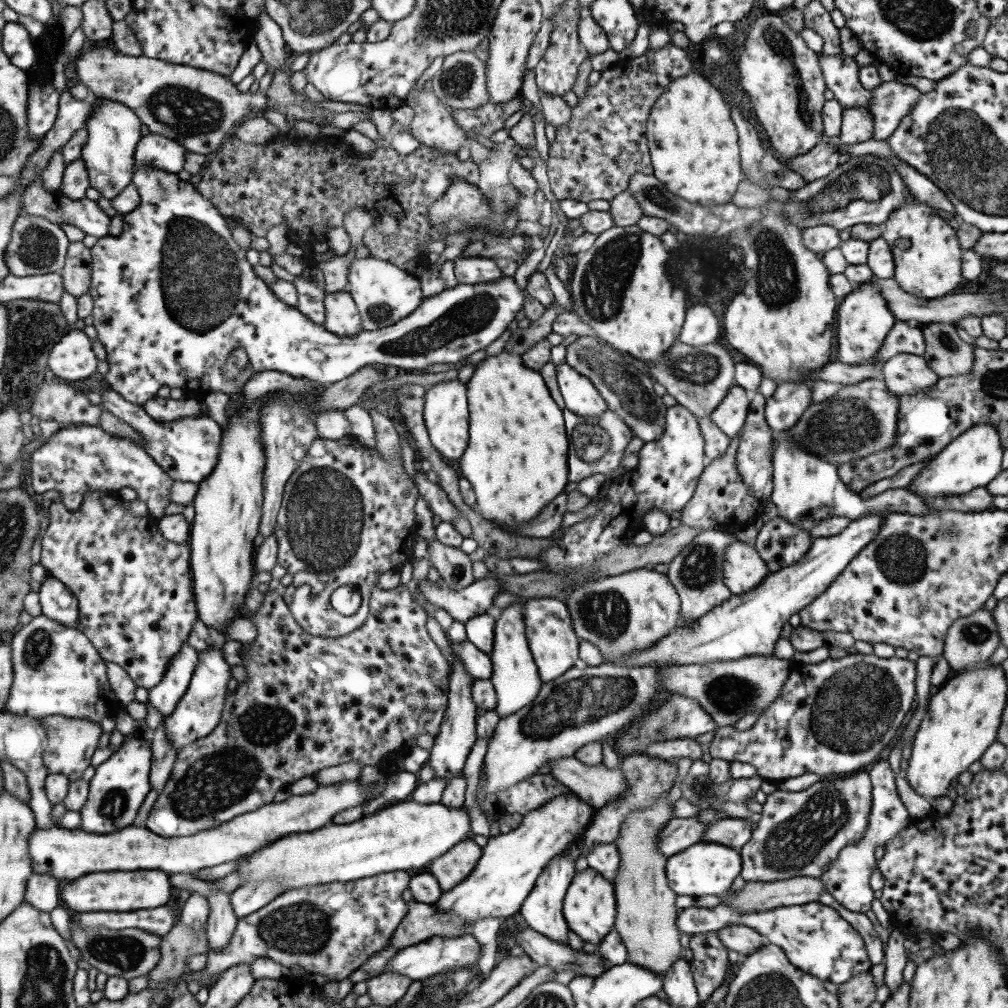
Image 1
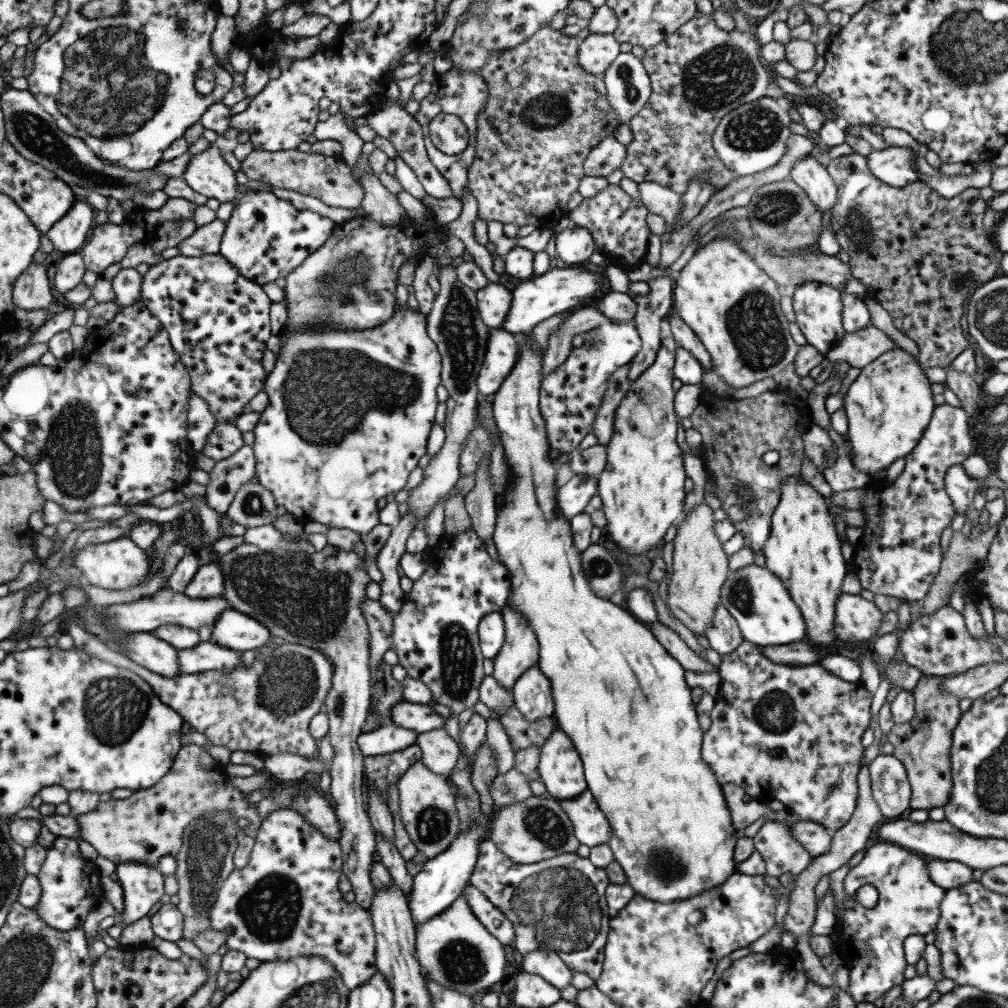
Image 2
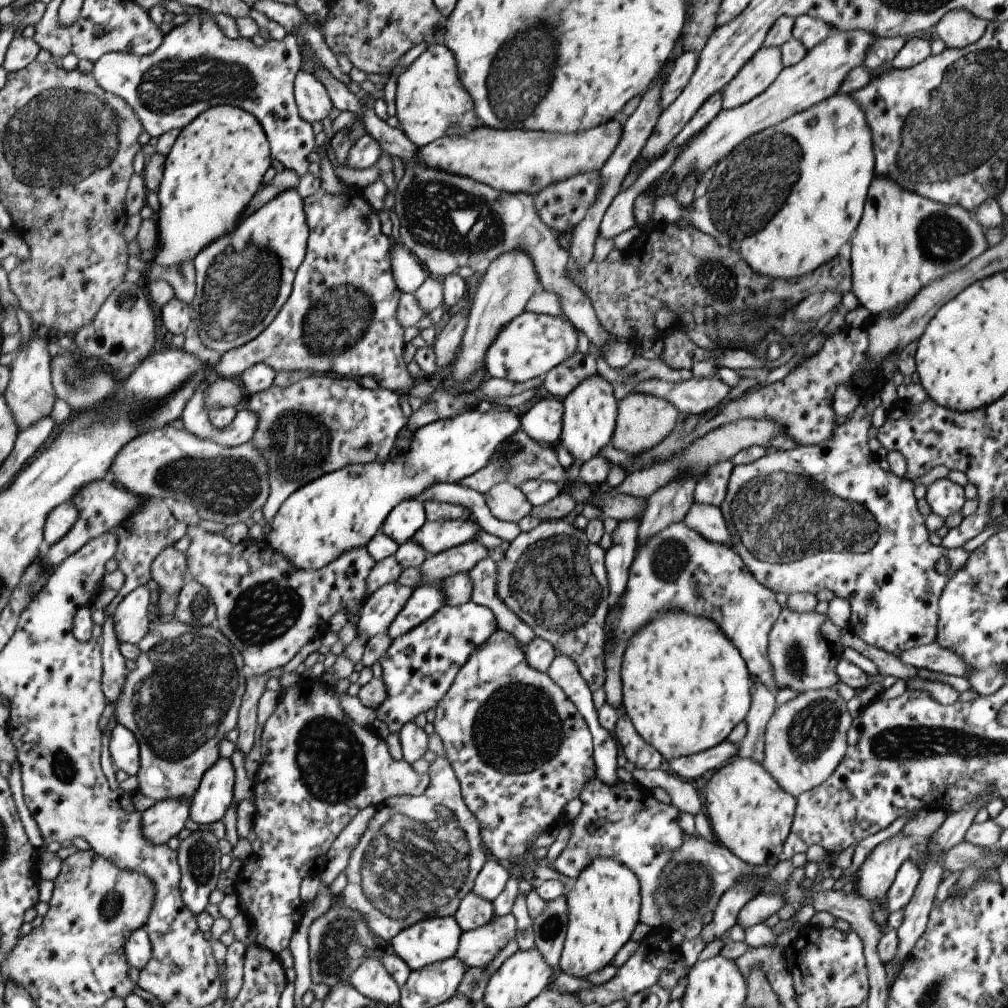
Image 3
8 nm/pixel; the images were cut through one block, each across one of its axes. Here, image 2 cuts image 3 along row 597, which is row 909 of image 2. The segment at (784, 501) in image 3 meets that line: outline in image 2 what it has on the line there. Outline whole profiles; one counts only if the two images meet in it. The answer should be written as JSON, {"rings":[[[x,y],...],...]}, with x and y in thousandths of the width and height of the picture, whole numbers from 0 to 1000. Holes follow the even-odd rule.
{"rings":[[[878,835],[869,836],[857,842],[853,855],[844,860],[836,872],[836,885],[840,890],[834,898],[834,908],[828,911],[830,914],[826,924],[829,924],[829,933],[825,935],[825,939],[830,942],[835,958],[842,965],[839,986],[848,996],[866,995],[876,985],[886,978],[893,978],[898,972],[896,969],[899,959],[895,940],[896,933],[905,928],[917,929],[928,922],[930,913],[932,913],[932,895],[936,893],[938,882],[928,878],[922,872],[917,850],[892,838]],[[856,877],[864,877],[870,883],[871,891],[865,901],[858,901],[846,892],[846,888]]]}

